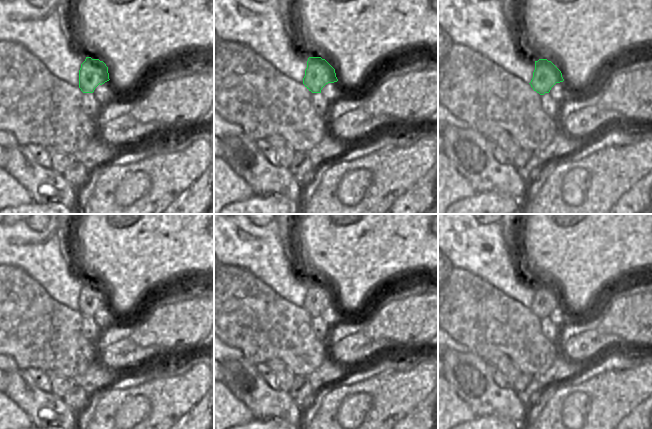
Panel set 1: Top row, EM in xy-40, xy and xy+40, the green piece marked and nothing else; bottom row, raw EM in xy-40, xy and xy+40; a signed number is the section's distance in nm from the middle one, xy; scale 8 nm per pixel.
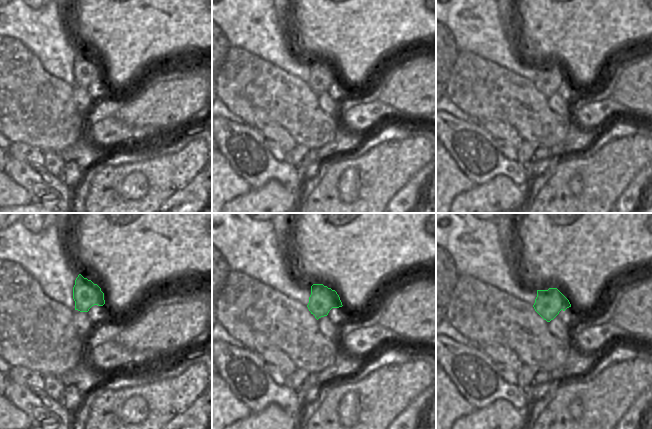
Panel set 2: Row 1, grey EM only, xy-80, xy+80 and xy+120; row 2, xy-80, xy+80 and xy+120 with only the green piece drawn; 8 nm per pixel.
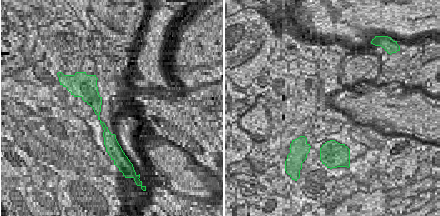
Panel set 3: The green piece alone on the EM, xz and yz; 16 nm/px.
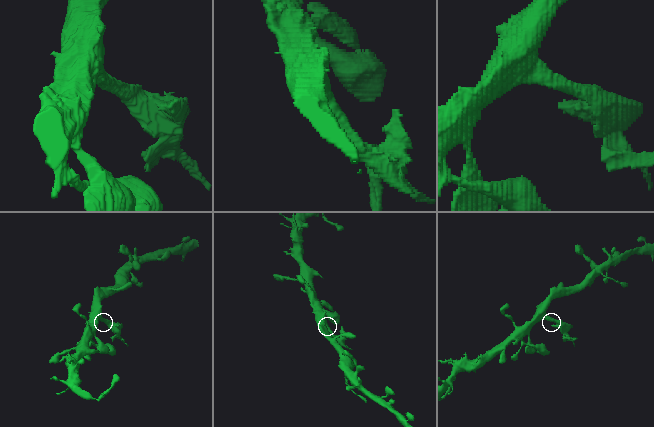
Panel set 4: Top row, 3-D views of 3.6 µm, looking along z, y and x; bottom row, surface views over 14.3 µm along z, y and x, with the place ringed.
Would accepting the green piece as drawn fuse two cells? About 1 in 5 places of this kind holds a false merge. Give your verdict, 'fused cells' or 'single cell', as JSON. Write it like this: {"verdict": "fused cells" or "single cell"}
{"verdict": "fused cells"}

